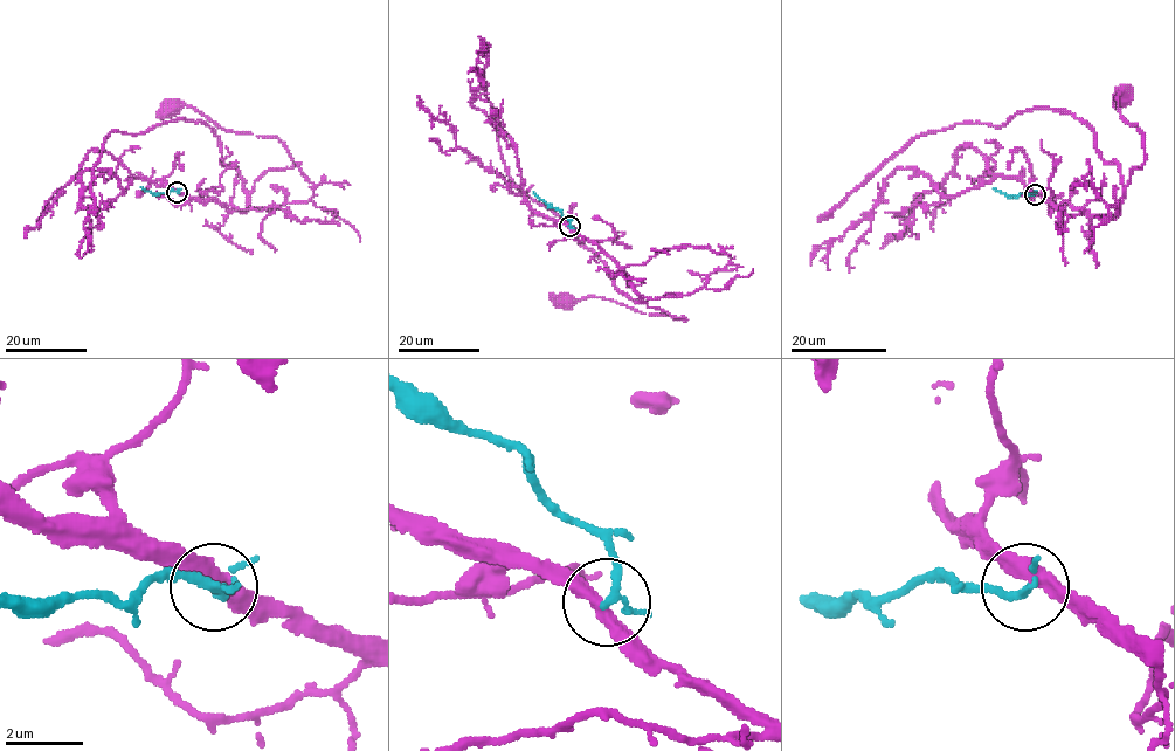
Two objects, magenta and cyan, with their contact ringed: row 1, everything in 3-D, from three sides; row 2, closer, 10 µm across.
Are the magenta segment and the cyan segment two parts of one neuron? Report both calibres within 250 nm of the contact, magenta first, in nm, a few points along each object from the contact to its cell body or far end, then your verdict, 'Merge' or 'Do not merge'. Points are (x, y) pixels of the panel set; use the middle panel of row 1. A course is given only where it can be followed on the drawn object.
Thickness 360 nm (magenta) against 160 nm. Course of magenta: (569, 226), (608, 256), (649, 307), (686, 319), (643, 314), (610, 300), (587, 296), (568, 307), (564, 303). Course of cyan: (569, 226), (571, 221), (559, 209), (548, 206), (532, 192). Do not merge

